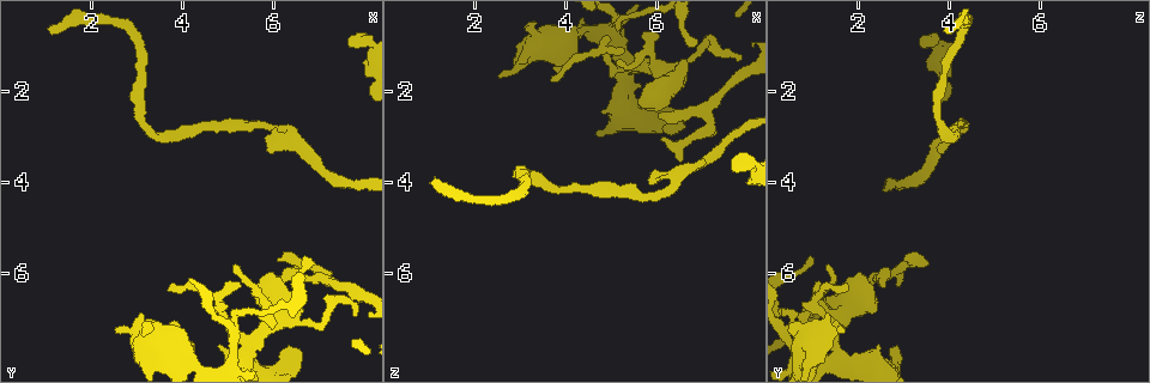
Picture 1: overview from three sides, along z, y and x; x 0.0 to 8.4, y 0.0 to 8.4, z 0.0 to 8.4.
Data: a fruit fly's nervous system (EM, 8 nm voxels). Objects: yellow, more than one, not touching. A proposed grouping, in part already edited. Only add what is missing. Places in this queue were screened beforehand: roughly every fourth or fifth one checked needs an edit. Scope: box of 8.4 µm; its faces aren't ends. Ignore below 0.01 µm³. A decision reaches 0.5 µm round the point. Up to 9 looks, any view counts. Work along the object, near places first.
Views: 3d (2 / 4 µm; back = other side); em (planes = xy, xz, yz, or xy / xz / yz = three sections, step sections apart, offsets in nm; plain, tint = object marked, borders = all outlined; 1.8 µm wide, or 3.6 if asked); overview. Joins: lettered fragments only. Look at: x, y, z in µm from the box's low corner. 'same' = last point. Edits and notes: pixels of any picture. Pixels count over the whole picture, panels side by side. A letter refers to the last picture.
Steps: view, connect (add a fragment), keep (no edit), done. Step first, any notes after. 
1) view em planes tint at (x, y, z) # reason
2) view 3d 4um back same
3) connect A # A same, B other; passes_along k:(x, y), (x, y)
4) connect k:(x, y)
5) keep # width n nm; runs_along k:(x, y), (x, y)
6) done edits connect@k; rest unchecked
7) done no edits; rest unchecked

view em xz step 4 borders at (6.00, 7.25, 0.80)

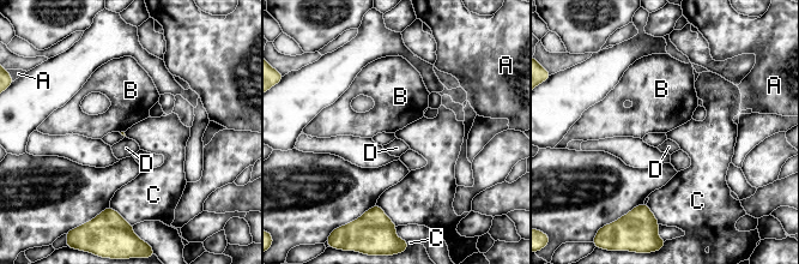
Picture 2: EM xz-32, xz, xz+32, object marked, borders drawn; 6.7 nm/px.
view em planes borders same

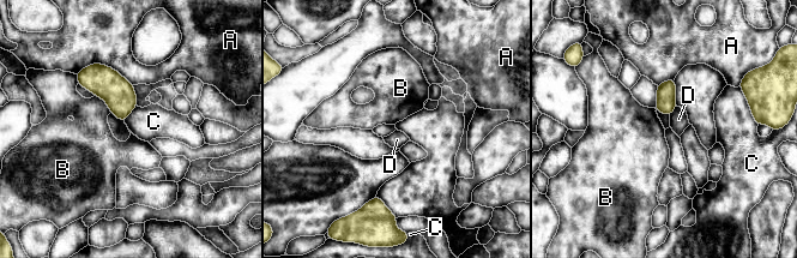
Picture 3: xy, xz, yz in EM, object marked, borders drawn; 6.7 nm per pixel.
keep # longest_contact A 400 nm; A other, B other, C other, D other; border 3:(137, 106), (124, 120); none of them fits

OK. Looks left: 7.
view 3d 2um at (6.05, 5.70, 3.10)

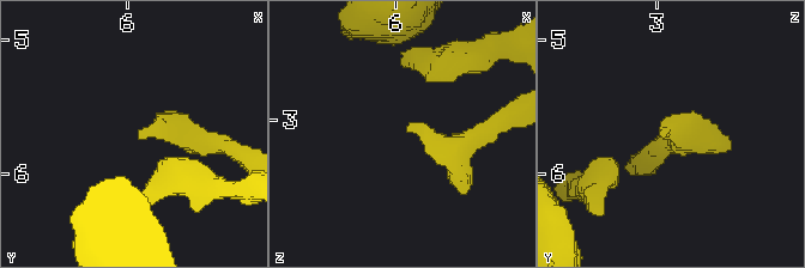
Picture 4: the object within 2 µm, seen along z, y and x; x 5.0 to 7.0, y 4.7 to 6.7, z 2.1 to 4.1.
view em planes borders at (6.08, 5.70, 3.04)

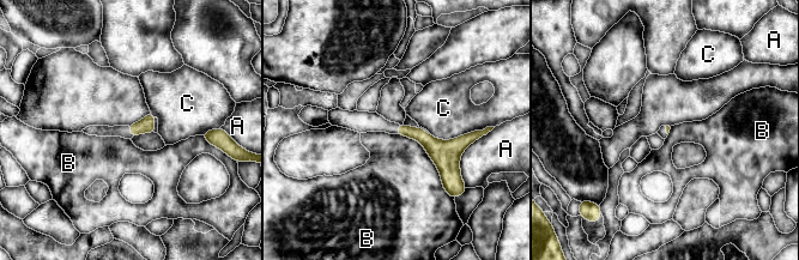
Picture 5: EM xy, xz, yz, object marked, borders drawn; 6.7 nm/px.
keep # A other, B other, C other; border 5:(397, 133), (422, 145), (449, 194); none of them fits

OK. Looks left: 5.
view 3d 4um at (6.00, 2.80, 4.00) # an open end

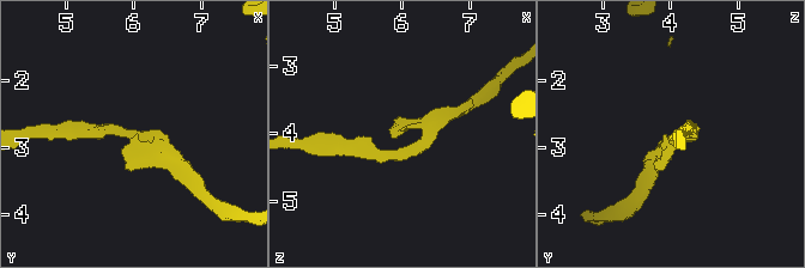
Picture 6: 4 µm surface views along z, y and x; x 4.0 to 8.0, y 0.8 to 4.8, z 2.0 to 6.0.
view em planes plain at (6.00, 2.85, 3.95) # need the tissue

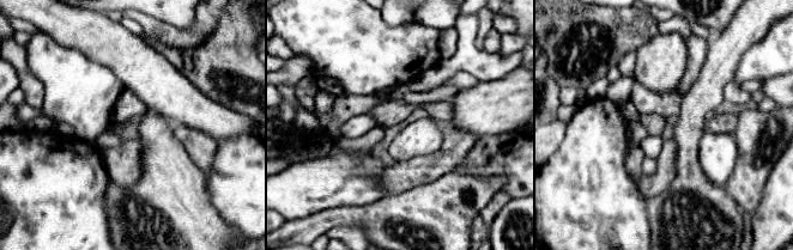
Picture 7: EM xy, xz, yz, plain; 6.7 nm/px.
view em planes borders same # see the neighbours

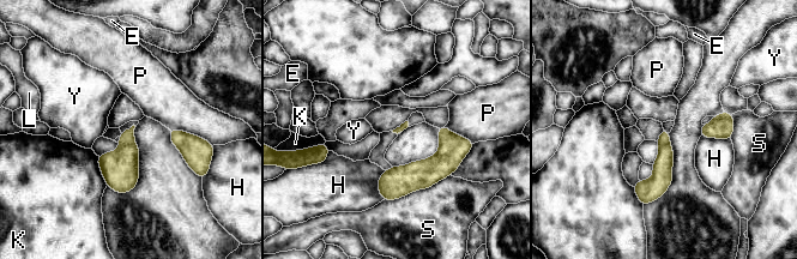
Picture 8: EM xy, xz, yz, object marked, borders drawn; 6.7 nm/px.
keep # longest_contact S 480 nm; E other, H other, K other, L other, P other, S other, Y other; none of them fits

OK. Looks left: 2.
view 3d 4um back at (7.55, 0.95, 3.60) # free end

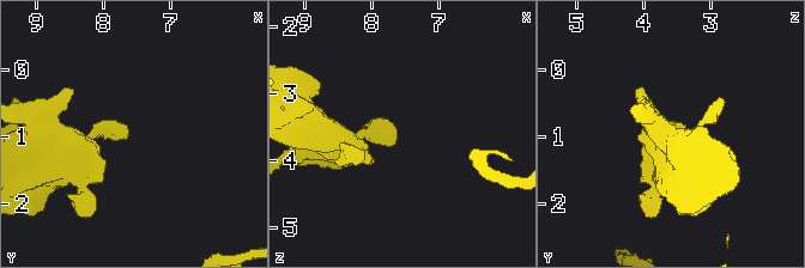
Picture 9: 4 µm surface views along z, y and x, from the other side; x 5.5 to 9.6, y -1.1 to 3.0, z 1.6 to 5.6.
view em yz step 16 borders at (7.60, 1.00, 3.60)

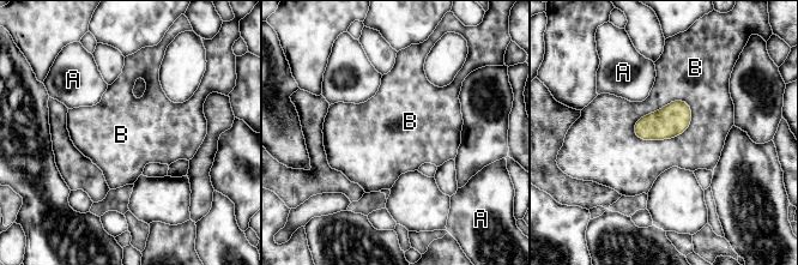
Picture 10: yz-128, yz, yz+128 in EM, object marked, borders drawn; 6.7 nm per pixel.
keep # A other, B other; border 10:(690, 107), (671, 101), (634, 133); no lettered fragment goes on from it

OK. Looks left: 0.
done no edits; rest unchecked

